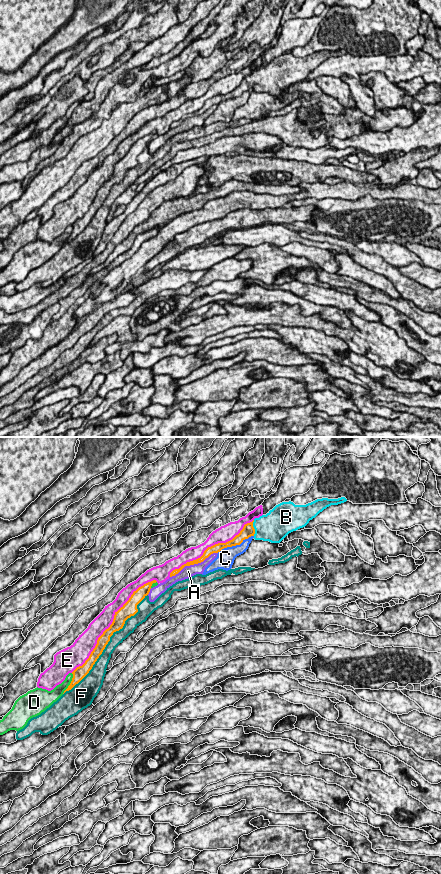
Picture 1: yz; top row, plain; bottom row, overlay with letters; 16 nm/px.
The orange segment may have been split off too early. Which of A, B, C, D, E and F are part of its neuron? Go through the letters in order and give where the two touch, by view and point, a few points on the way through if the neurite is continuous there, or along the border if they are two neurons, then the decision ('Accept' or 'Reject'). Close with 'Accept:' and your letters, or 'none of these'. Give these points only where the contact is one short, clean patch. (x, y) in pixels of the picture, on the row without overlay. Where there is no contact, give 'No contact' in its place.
A: Touches orange at yz (193, 116). Reject
B: Touches orange at yz (253, 80). Accept
C: Touches orange at yz (235, 97). Reject
D: Touches orange at yz (70, 235). Reject
E: Touches orange at yz (112, 175). Reject
F: Touches orange at yz (107, 195). Reject
Accept: B

